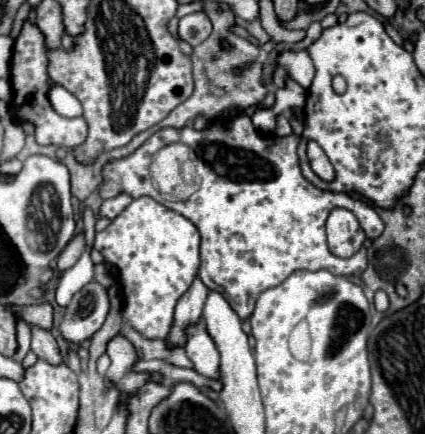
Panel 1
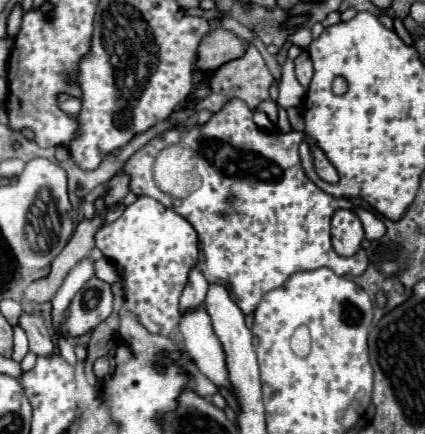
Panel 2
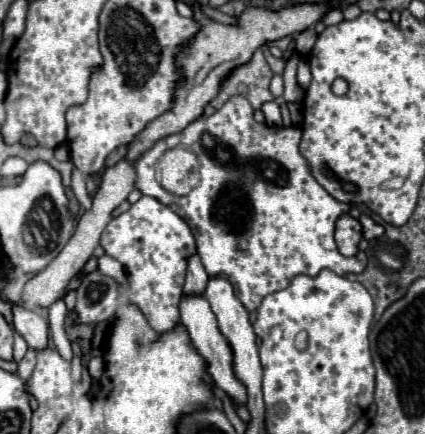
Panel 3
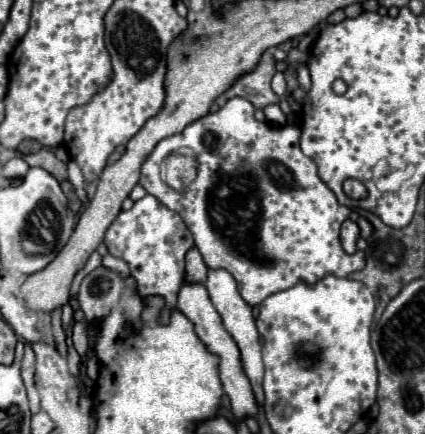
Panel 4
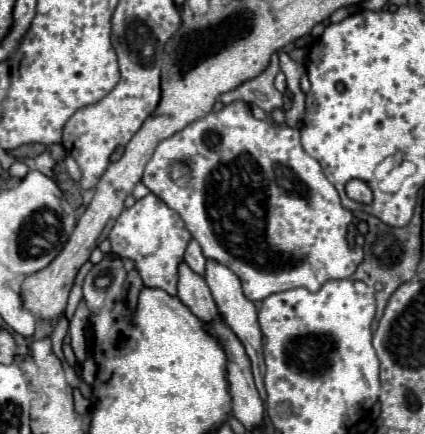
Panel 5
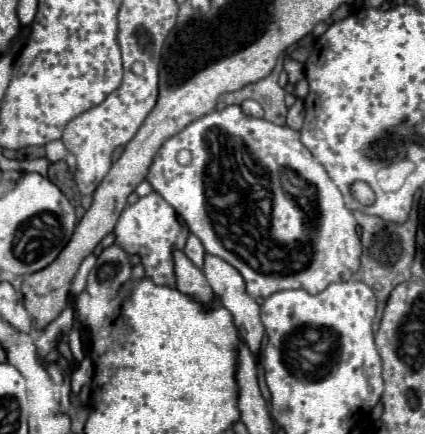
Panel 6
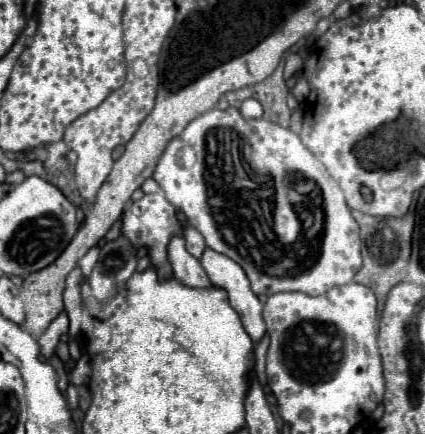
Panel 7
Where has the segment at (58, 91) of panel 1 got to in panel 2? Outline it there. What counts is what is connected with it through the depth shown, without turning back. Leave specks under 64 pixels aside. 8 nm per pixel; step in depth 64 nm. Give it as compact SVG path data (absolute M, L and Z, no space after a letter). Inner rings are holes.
M62 94L62 96L60 96L60 108L62 108L68 116L76 116L78 110L80 110L80 100Z

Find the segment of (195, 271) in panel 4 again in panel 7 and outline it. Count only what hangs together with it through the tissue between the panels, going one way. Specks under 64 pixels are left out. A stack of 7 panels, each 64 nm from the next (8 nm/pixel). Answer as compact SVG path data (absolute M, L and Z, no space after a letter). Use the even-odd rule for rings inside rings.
M184 222L184 226L182 226L182 234L184 234L184 238L186 238L186 248L188 248L188 252L190 252L192 256L200 258L202 252L204 252L204 248L206 248L204 236L200 236L200 232L198 232L196 228L192 228L188 222Z

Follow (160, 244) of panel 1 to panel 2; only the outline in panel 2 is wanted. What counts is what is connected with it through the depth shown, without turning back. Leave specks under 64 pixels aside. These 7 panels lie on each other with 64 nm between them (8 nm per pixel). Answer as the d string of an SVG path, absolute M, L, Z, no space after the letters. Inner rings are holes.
M140 196L132 206L124 210L124 214L112 222L106 224L98 234L96 234L96 246L102 250L106 258L116 262L122 268L122 278L124 278L124 288L126 288L126 304L124 306L128 312L132 312L148 332L152 334L162 334L170 336L176 326L178 326L178 300L180 294L188 282L188 274L192 266L198 262L198 236L196 230L192 228L190 222L186 222L182 216L178 216L172 208L162 206L158 200Z

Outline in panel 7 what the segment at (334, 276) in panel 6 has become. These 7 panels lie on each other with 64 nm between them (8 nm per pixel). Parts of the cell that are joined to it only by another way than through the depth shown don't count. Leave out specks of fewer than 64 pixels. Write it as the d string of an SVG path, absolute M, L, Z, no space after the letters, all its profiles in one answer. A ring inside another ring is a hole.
M212 108L194 118L186 130L168 144L158 160L154 180L160 184L168 202L204 234L208 248L230 256L244 268L252 292L258 296L278 292L320 296L334 286L348 284L358 272L358 262L362 262L360 228L352 218L344 192L292 130L262 118L246 120L238 108ZM184 146L196 154L192 166L184 166L180 160ZM254 150L264 150L264 156L256 156Z

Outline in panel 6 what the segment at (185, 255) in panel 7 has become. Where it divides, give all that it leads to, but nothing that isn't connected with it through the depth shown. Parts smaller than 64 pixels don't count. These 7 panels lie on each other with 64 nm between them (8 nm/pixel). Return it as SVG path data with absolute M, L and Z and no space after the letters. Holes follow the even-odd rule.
M174 250L174 272L176 272L176 286L184 294L192 294L200 302L212 302L214 292L204 278L204 272L184 256L182 250Z

